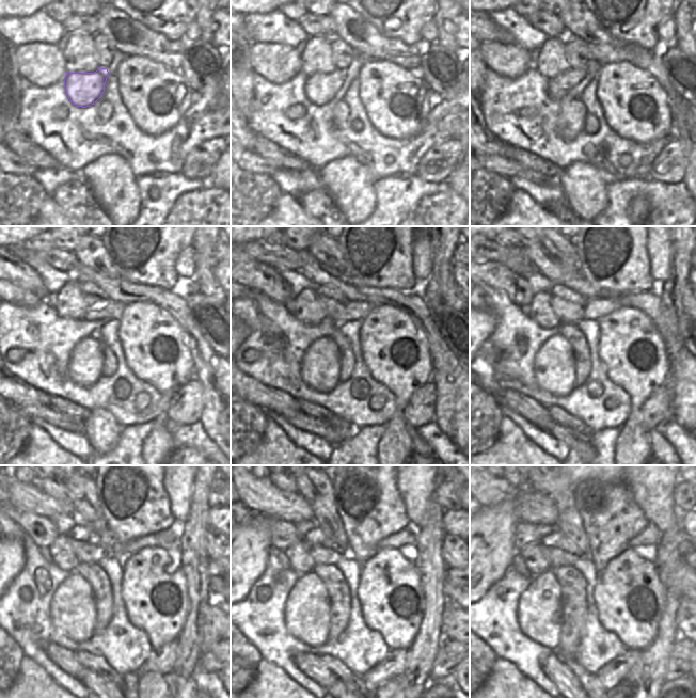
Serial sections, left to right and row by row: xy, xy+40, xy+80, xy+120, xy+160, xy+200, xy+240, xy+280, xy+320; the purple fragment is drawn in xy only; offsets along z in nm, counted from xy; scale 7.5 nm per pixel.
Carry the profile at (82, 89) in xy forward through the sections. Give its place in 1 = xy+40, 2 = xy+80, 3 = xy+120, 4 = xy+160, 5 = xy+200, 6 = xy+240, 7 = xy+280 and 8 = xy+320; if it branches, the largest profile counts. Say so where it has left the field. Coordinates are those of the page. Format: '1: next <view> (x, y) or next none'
1: next xy+40 (320, 88)
2: next xy+80 (557, 88)
3: next xy+120 (113, 311)
4: next xy+160 (354, 310)
5: next xy+200 (595, 308)
6: next xy+240 (164, 538)
7: next xy+280 (404, 537)
8: next xy+320 (650, 535)

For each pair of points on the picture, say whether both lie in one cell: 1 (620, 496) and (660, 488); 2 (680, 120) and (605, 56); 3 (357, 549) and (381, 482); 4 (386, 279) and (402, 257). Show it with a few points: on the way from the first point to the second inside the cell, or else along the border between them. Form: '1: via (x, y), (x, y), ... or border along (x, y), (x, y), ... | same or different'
1: border along (608, 482), (621, 482), (629, 490), (645, 516) | different
2: via (670, 95), (662, 77), (643, 58), (630, 54) | same
3: via (364, 533), (365, 526), (380, 511), (380, 498) | same
4: via (386, 273), (397, 263) | same

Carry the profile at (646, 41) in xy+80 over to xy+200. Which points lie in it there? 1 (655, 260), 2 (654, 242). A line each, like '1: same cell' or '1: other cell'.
1: other cell
2: other cell

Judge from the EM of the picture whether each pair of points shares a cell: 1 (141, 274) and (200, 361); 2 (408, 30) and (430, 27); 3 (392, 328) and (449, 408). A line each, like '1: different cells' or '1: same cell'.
1: different cells
2: different cells
3: different cells

